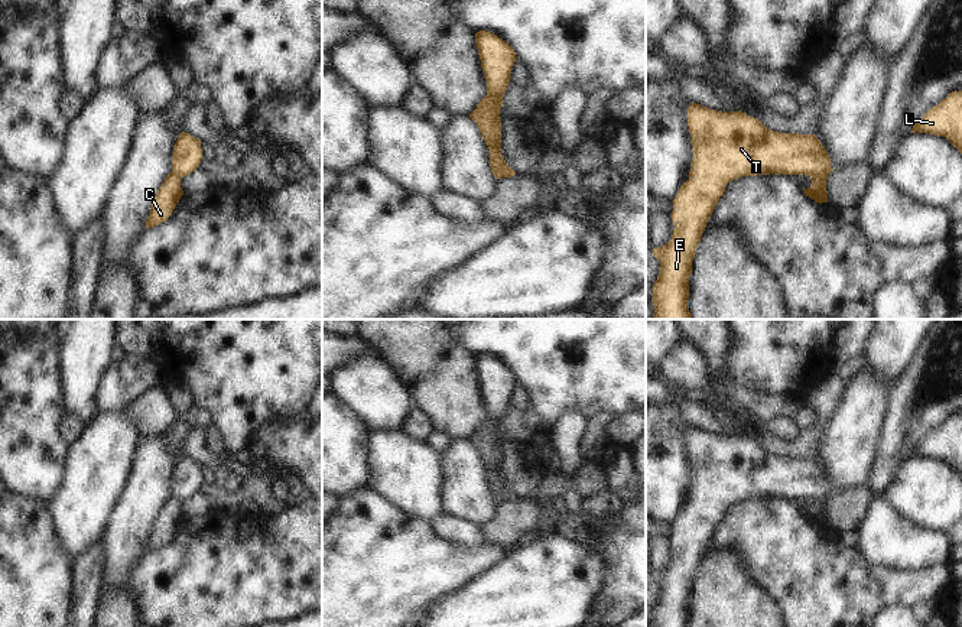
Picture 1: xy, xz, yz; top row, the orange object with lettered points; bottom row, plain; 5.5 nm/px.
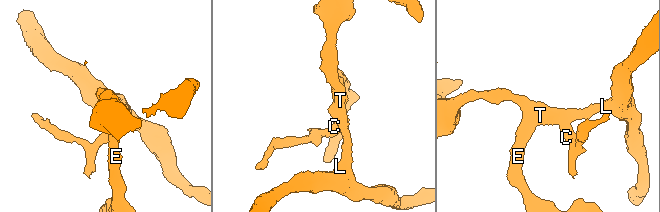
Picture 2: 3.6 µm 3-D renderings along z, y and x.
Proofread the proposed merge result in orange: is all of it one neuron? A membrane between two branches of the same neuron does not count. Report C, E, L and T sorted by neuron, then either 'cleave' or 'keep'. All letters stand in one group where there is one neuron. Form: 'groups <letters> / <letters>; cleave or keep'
groups C / E L T; cleave

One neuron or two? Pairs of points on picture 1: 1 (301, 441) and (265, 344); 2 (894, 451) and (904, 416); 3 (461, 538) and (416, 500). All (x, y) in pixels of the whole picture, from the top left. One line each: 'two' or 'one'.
1: two
2: one
3: two

